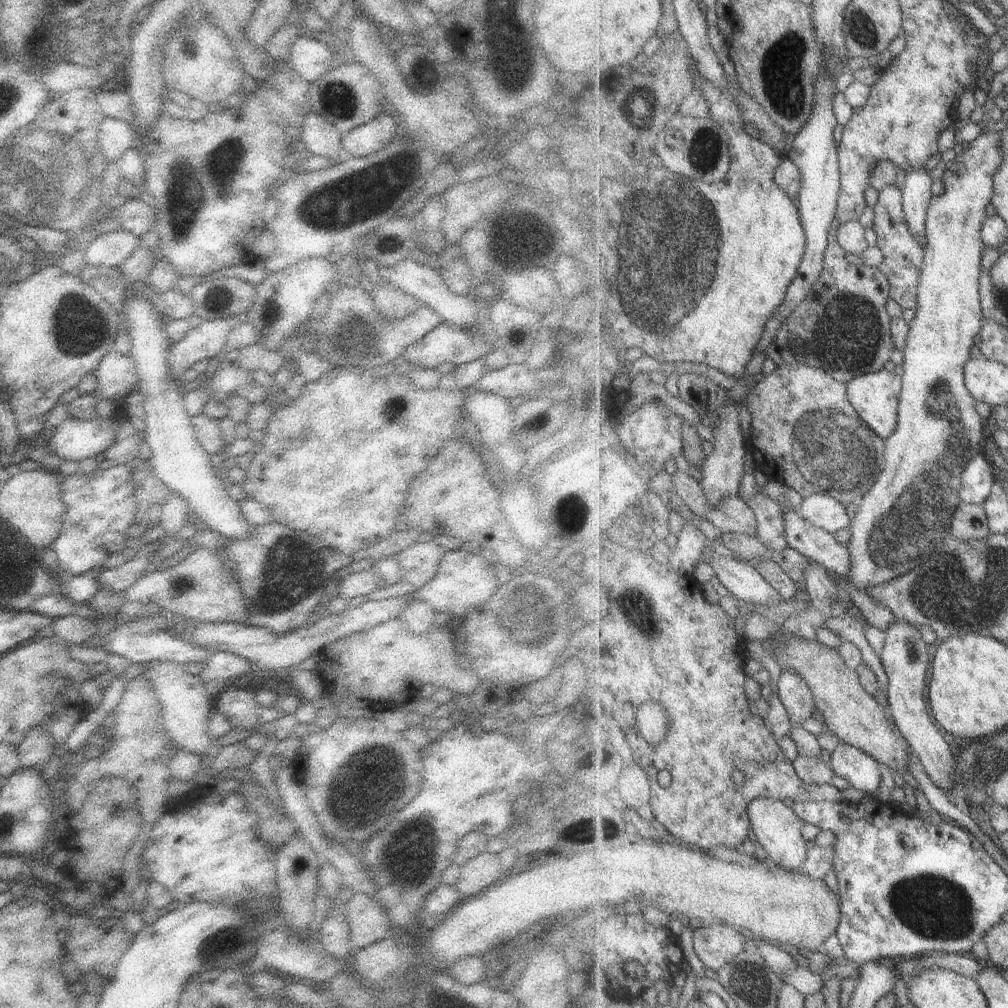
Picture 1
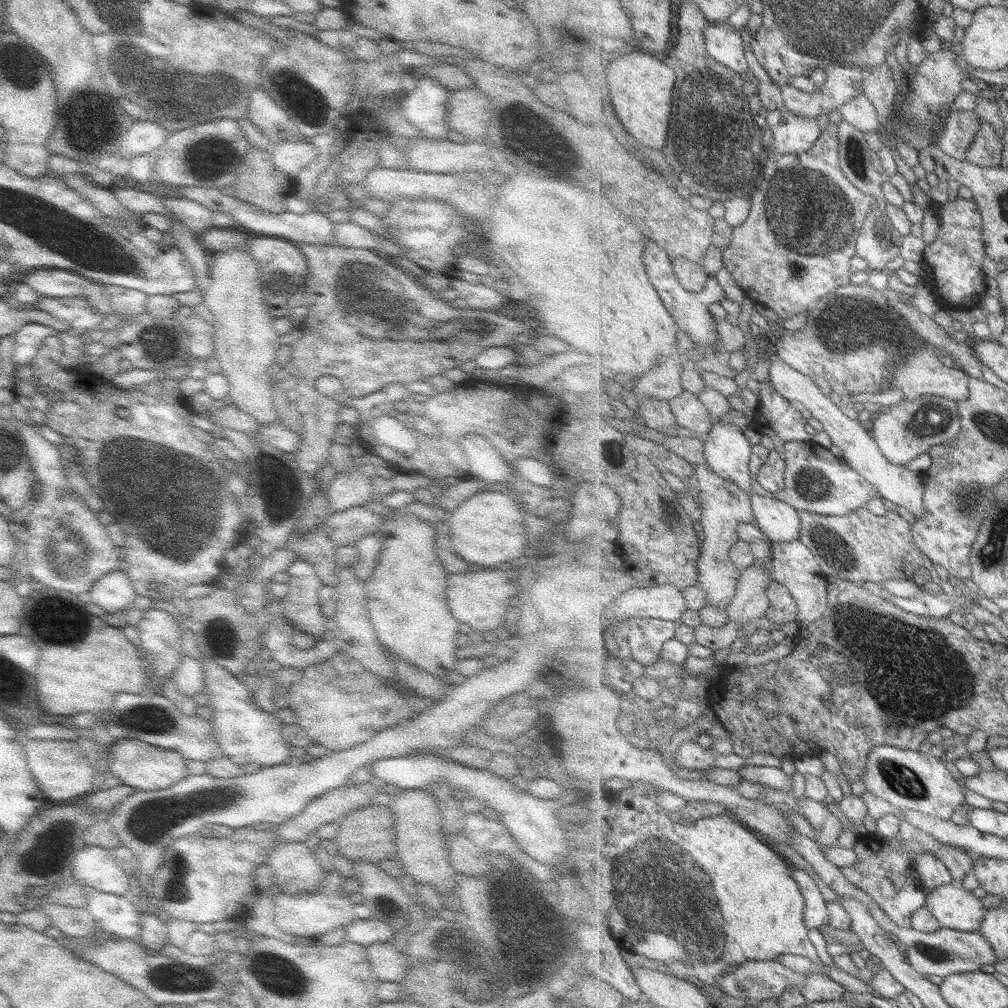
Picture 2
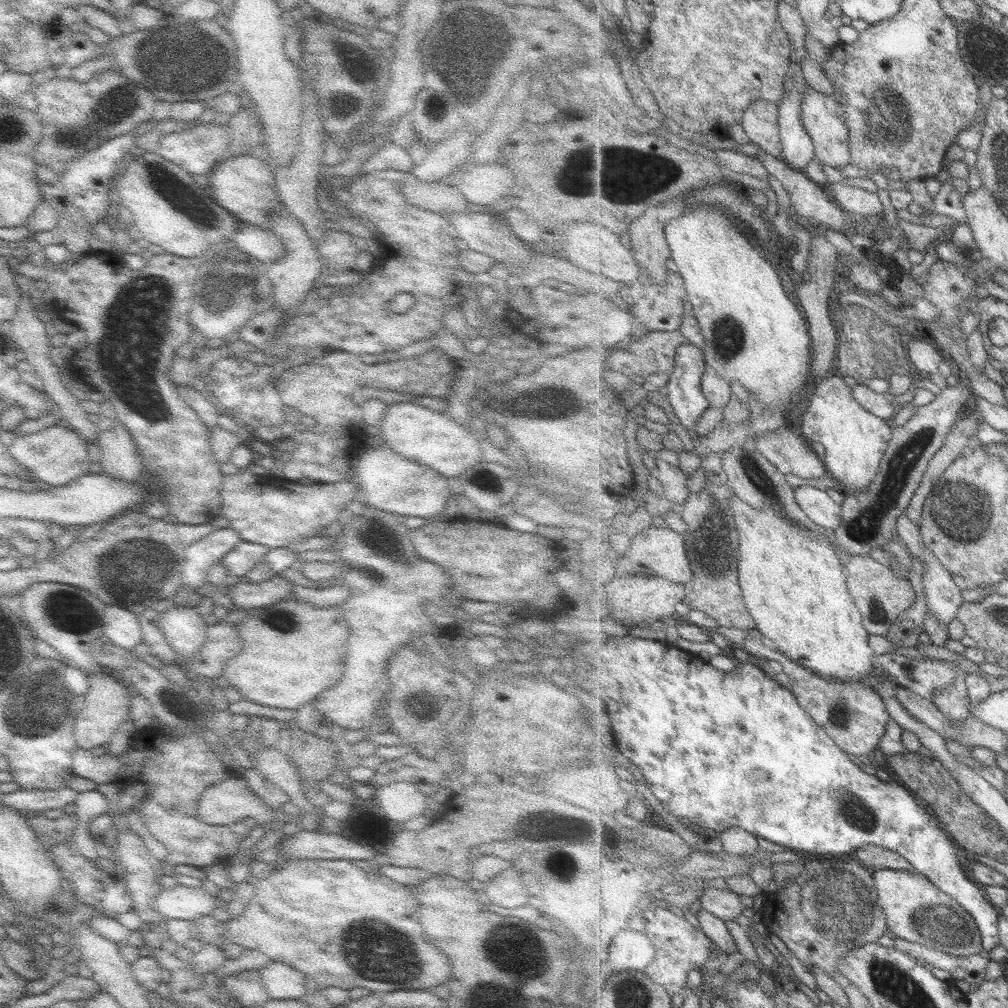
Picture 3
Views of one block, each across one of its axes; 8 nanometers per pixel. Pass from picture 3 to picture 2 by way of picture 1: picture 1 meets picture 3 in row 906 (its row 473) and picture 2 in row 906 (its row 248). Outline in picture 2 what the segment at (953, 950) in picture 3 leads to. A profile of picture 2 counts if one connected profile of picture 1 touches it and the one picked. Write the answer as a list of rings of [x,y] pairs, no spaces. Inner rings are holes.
[[[961,883],[942,884],[938,886],[928,897],[926,907],[936,916],[936,919],[945,928],[952,928],[956,931],[973,933],[982,927],[985,906],[978,896],[970,890],[965,889]]]

